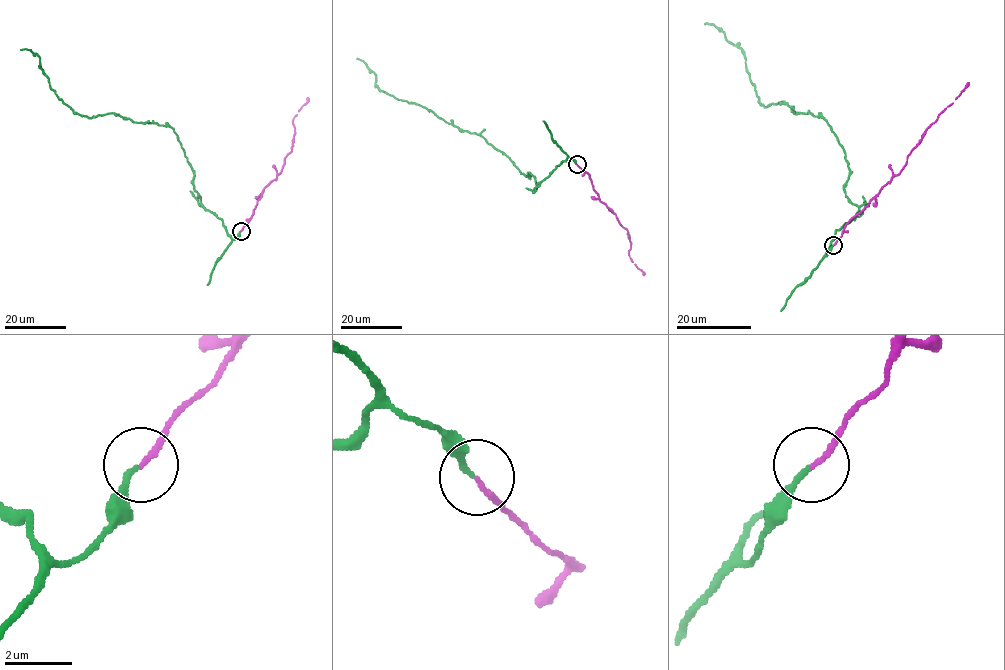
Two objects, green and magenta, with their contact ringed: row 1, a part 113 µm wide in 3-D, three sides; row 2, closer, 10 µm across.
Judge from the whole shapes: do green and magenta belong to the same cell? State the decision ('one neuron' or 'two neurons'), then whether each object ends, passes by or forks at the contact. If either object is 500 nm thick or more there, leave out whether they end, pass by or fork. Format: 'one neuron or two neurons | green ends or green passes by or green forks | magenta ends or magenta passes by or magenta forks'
one neuron | green ends | magenta ends

